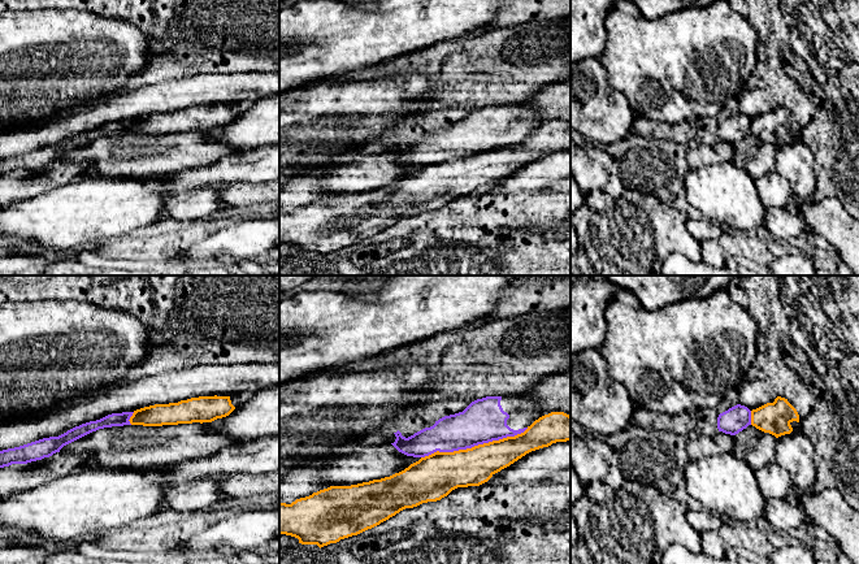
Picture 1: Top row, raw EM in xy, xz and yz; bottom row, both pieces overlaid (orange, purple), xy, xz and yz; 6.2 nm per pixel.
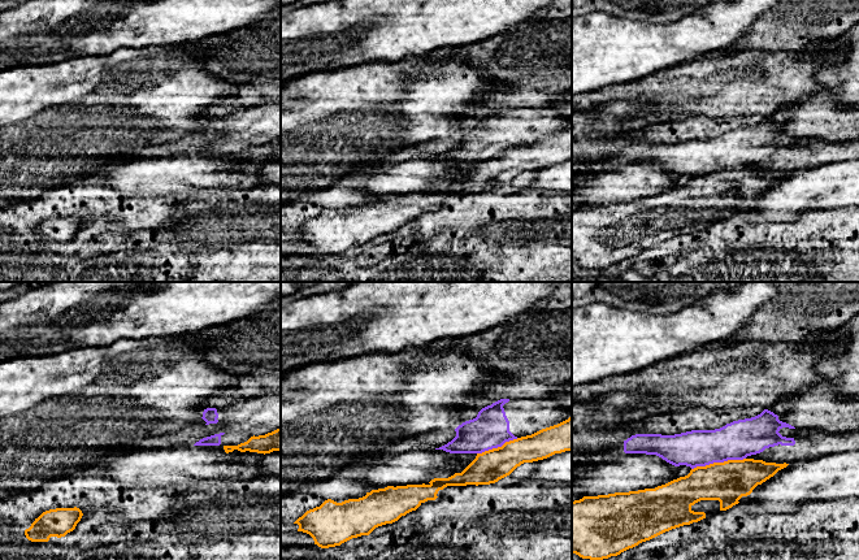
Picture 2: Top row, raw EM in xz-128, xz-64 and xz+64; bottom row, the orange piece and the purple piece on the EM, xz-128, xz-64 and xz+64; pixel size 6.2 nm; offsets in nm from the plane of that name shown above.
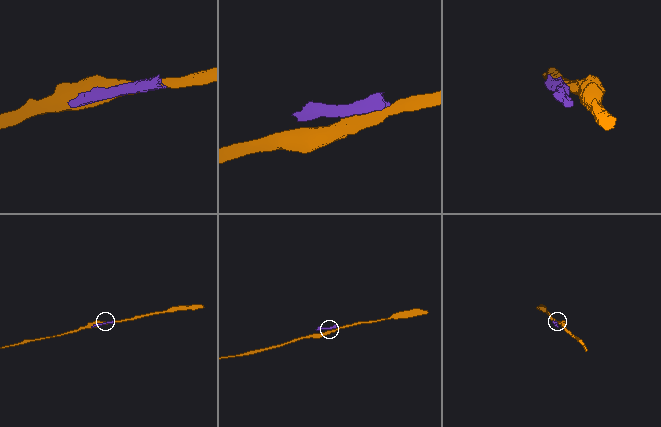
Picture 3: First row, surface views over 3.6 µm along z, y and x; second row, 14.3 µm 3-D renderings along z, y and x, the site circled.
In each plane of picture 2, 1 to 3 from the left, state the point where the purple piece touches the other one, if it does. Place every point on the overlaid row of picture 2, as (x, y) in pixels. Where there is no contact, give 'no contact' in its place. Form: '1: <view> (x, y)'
1: no contact
2: xz-64 (498, 447)
3: xz+64 (717, 463)

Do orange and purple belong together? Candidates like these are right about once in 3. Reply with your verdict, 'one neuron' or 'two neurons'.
two neurons

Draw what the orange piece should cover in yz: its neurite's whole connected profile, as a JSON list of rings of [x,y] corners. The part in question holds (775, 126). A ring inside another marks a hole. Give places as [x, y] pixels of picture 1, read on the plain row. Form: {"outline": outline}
{"outline": [[[777,105],[773,112],[751,120],[751,134],[776,147],[790,143],[793,130],[799,131],[799,123],[788,108],[781,105]]]}

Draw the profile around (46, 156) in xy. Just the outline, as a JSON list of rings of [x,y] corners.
[[[134,121],[112,122],[100,129],[75,135],[58,146],[43,147],[19,156],[3,159],[0,160],[0,177],[49,166],[60,161],[64,155],[99,138],[131,134],[129,129],[133,122]]]

